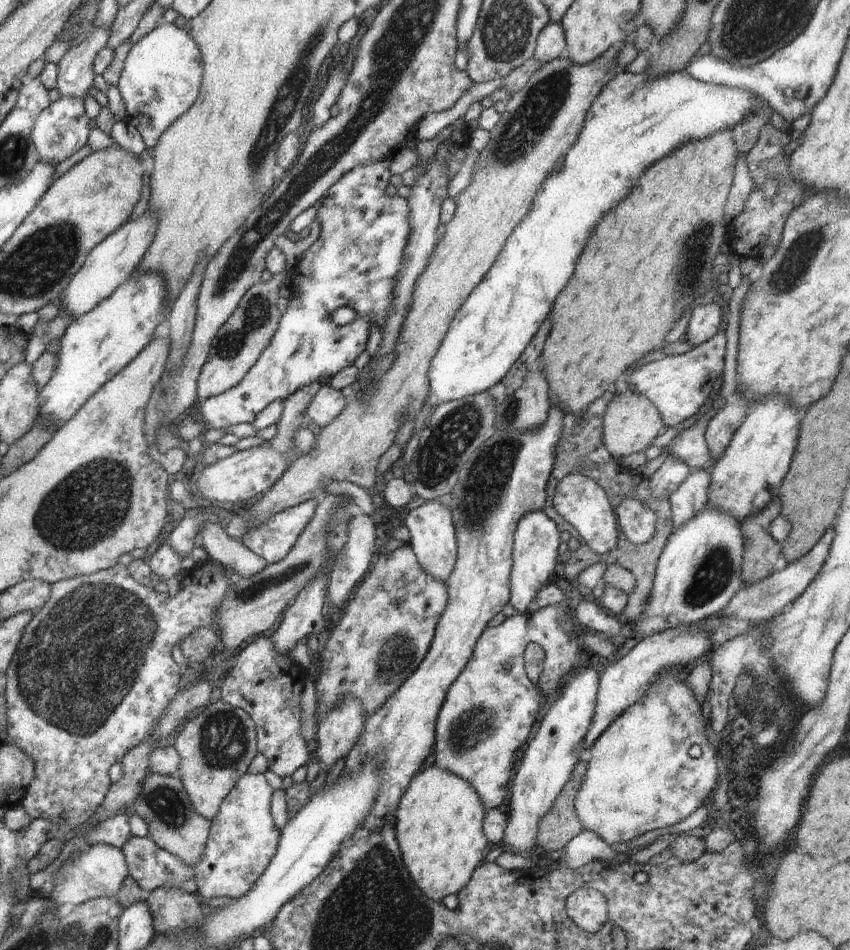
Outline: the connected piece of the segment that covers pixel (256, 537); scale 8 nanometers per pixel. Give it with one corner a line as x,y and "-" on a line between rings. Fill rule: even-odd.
312,499
305,503
296,505
295,507
286,509
285,511
275,514
269,521
261,524
250,531
243,539
243,543
254,554
259,557
267,559
267,564
277,563
281,561
292,550
295,542
299,539
299,536
304,532
304,529
308,526
308,523
312,520
317,507
317,501

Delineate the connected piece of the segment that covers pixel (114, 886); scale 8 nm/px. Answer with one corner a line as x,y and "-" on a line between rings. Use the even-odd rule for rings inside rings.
98,843
85,853
74,852
66,862
63,862
61,868
54,873
54,888
50,898
58,905
79,905
98,897
117,898
118,891
128,876
128,865
123,852
119,848

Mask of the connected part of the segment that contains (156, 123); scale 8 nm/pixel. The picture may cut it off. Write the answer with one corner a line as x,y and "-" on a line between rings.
162,21
144,35
141,41
131,46
117,87
123,98
123,111
127,114
124,120
138,130
146,147
155,147
162,133
196,102
203,70
201,52
187,27
181,29
174,23

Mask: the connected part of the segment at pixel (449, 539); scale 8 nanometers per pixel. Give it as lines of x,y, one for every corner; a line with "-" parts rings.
427,501
424,505
403,515
403,525
410,531
408,544
412,547
424,572
446,584
455,567
457,559
457,536
449,506
435,501

